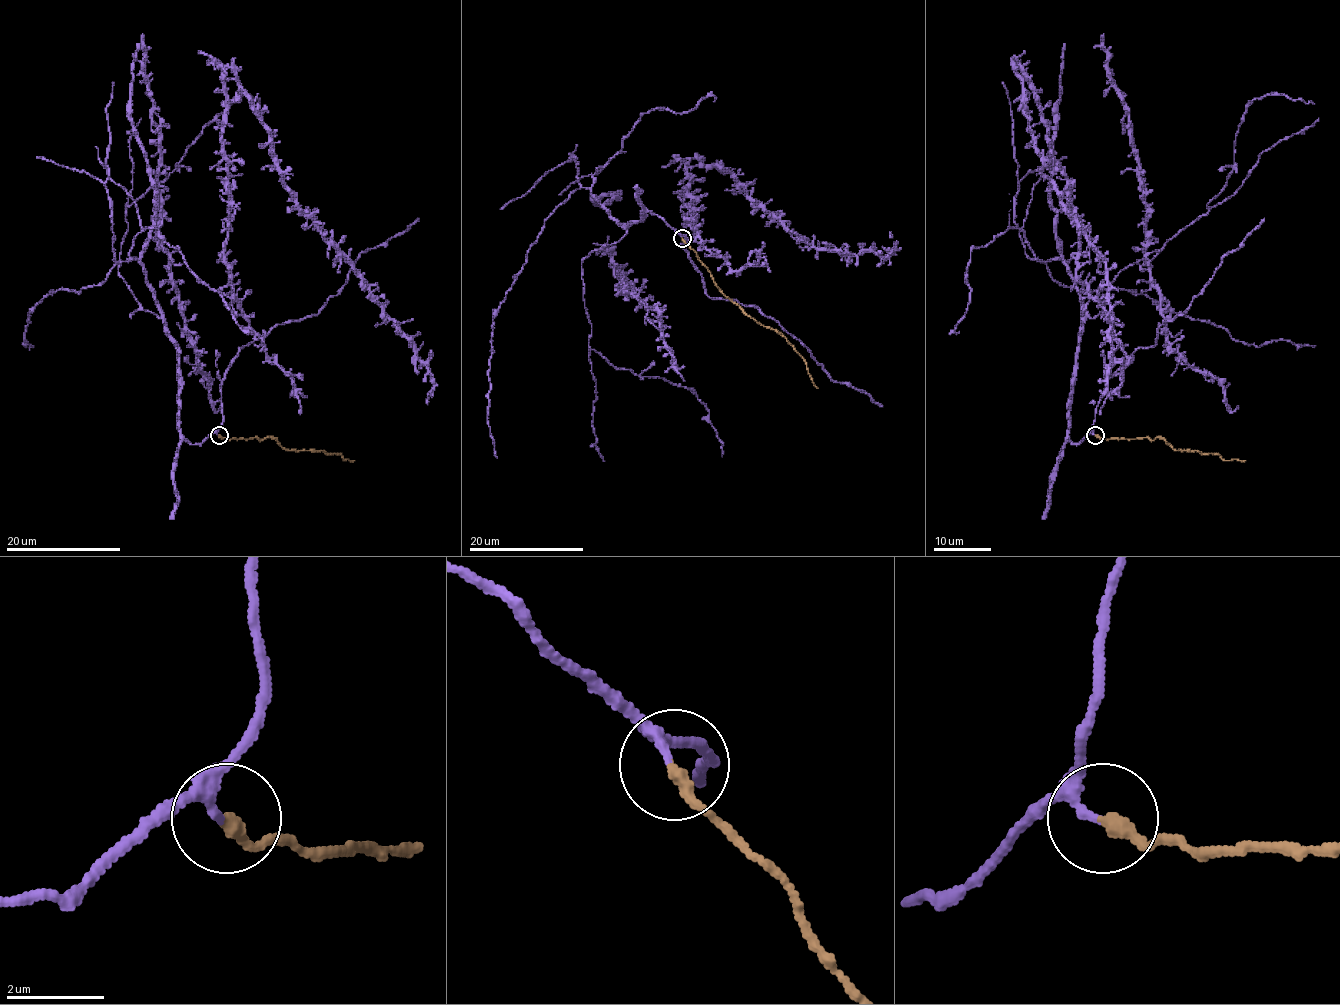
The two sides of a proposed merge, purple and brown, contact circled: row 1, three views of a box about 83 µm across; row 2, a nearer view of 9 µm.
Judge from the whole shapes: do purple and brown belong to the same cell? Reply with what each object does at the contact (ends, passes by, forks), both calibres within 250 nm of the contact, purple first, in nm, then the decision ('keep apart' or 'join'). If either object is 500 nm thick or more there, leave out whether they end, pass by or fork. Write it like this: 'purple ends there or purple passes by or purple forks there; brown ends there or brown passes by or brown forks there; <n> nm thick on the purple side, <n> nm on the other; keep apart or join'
purple passes by; brown ends there; 150 nm thick on the purple side, 280 nm on the other; join

